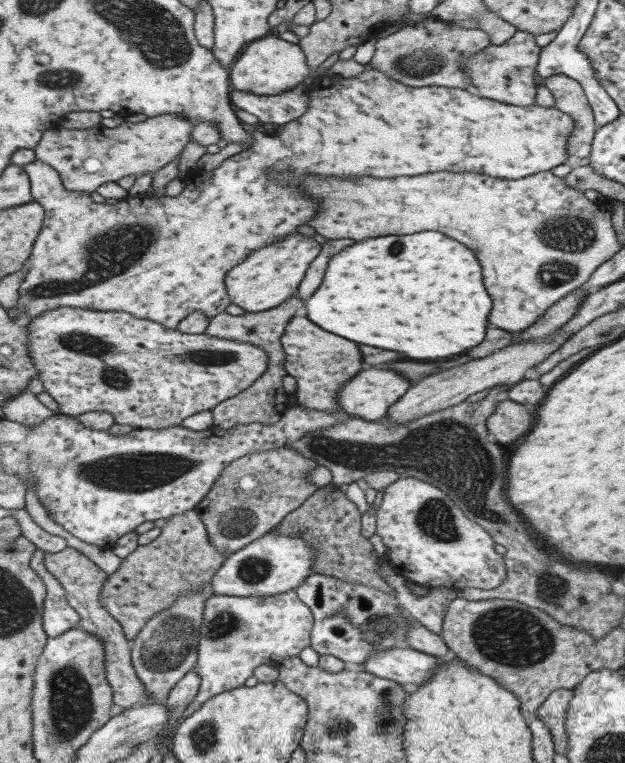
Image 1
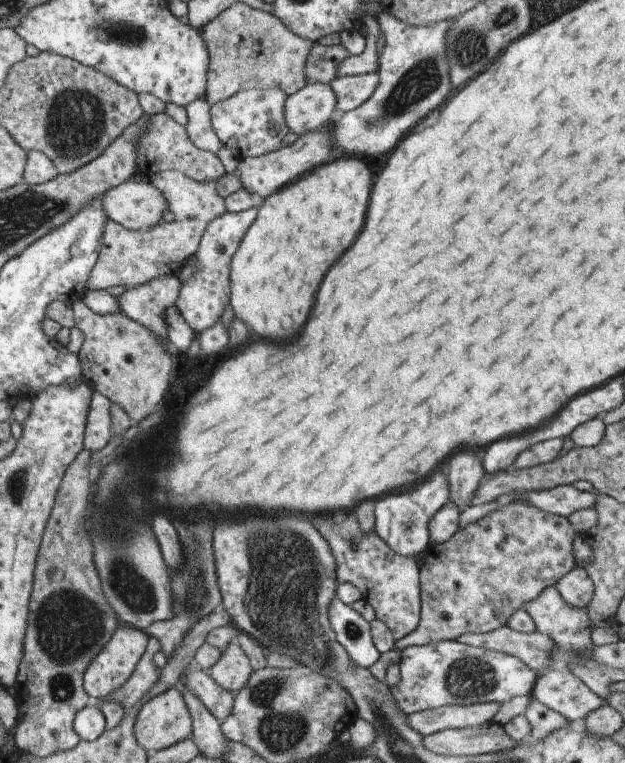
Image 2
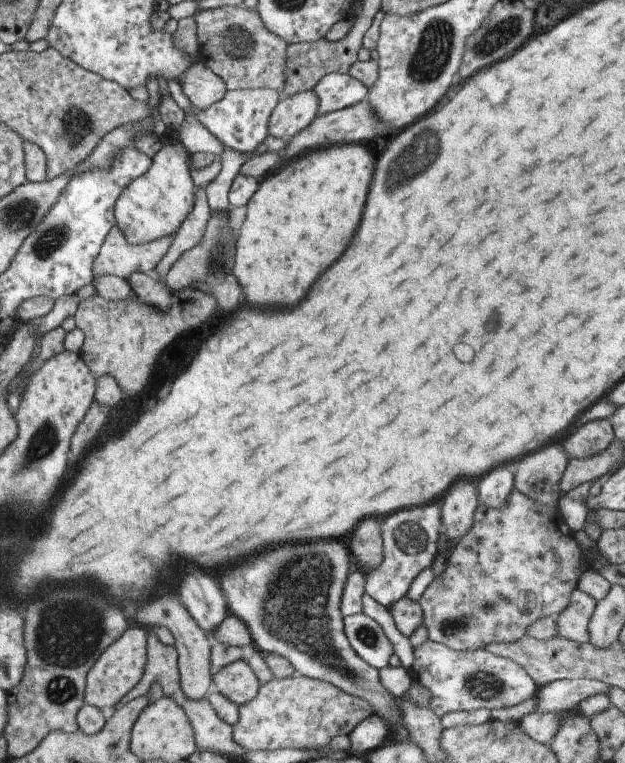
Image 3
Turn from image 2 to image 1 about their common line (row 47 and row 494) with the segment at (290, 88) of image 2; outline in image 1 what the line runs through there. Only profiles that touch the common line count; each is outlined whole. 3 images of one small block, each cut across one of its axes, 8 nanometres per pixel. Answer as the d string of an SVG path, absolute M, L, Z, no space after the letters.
M287 446L251 451L225 465L204 500L195 507L205 527L208 544L217 553L231 555L271 531L315 492L316 487L305 480L315 465L315 460Z

